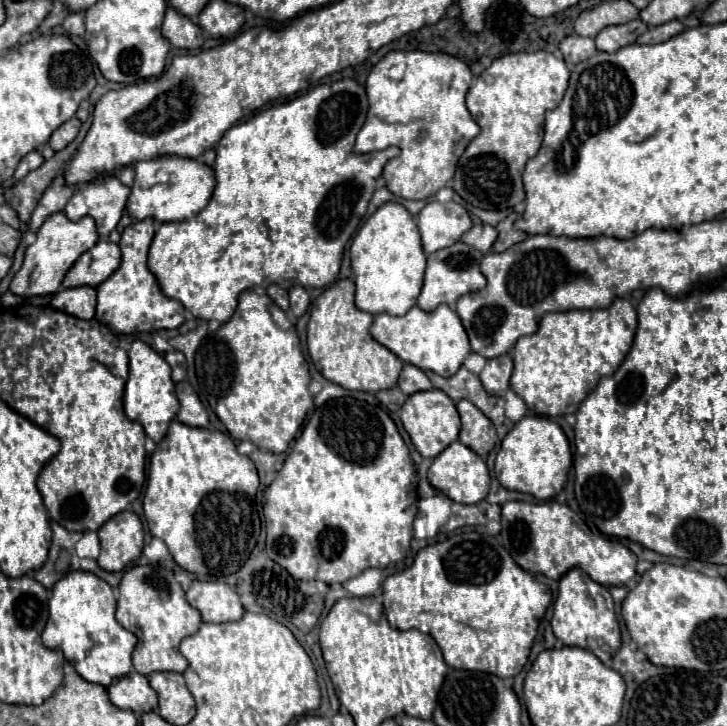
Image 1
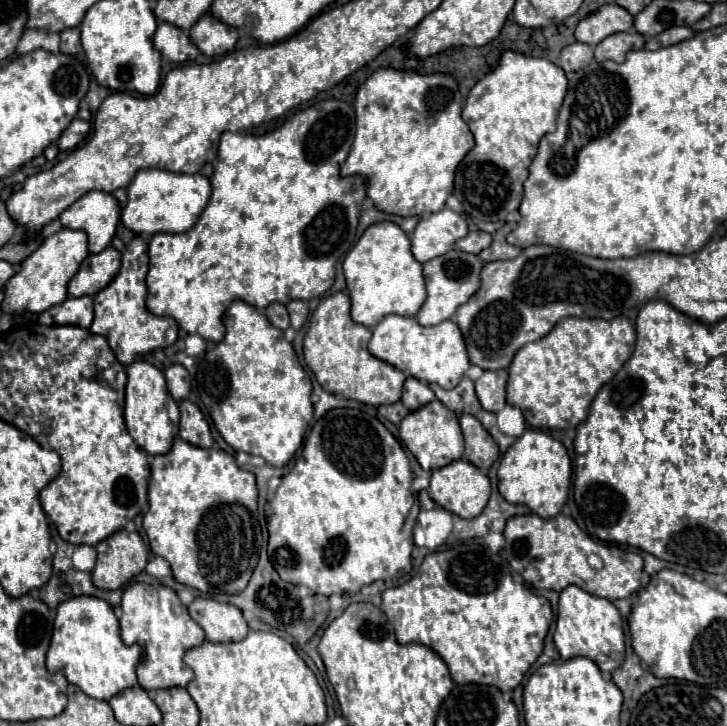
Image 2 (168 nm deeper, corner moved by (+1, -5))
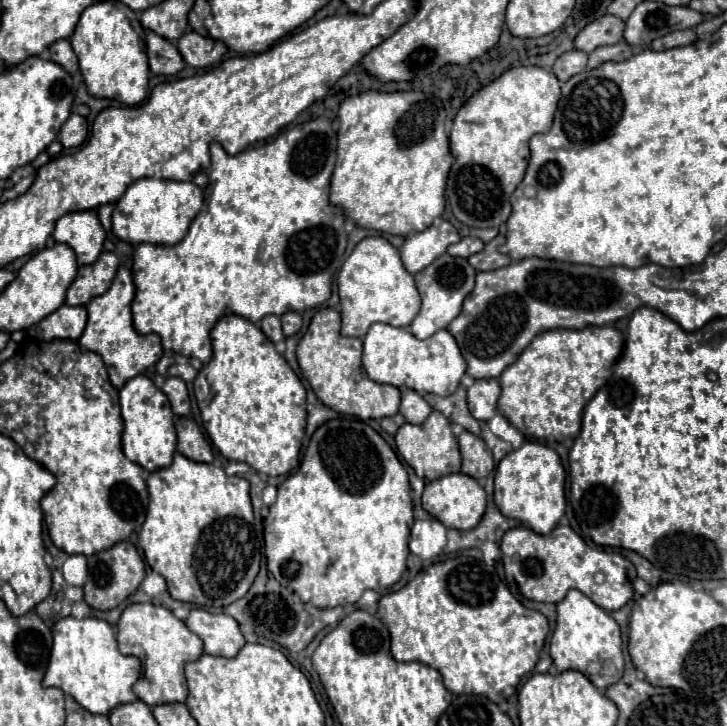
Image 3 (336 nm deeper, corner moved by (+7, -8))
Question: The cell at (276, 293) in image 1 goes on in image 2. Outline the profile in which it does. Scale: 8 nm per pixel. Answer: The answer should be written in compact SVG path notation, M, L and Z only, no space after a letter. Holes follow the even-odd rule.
M270 303L266 309L264 309L264 313L266 313L266 317L270 319L270 323L274 325L274 327L278 327L278 329L286 329L286 327L290 327L290 317L288 317L288 309L286 309L286 305L282 305L282 303Z

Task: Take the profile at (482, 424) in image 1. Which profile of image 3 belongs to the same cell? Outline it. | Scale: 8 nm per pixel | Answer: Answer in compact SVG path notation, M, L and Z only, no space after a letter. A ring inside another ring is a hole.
M462 432L458 436L458 444L462 454L462 472L466 476L480 480L480 478L486 478L494 470L492 450L484 444L482 438L470 432Z

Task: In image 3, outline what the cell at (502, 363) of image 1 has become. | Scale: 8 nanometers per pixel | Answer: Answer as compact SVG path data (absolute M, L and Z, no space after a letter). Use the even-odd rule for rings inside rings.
M476 380L468 388L468 408L476 420L490 420L496 416L496 402L500 398L500 382L492 380Z

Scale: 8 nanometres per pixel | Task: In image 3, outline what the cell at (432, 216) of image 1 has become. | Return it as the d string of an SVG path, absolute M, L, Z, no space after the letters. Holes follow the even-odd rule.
M436 220L424 232L406 238L404 246L400 248L402 264L410 274L418 274L428 264L432 264L438 256L442 256L450 244L456 244L458 240L460 236L450 222Z

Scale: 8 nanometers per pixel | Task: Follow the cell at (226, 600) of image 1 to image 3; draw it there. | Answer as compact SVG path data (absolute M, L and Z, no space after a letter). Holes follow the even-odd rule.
M204 608L190 610L186 626L204 642L204 654L234 658L246 644L238 622L228 614L214 614Z

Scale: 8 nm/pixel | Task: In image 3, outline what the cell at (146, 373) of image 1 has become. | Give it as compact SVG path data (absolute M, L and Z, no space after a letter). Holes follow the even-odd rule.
M134 376L120 390L120 406L124 420L122 448L126 458L140 464L148 472L168 468L176 452L176 428L174 428L174 412L170 408L166 394L158 390L150 378Z

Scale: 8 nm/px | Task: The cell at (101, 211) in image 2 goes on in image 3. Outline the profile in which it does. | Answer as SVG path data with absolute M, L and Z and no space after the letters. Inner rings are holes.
M84 210L84 212L70 212L62 216L56 222L52 238L54 242L68 244L76 254L76 262L84 266L96 262L96 258L102 252L106 234L96 212Z

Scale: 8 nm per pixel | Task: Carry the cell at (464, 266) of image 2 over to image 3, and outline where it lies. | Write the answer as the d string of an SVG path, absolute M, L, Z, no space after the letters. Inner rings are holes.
M442 254L428 268L418 272L414 276L414 280L416 280L416 288L422 296L422 308L420 308L418 316L414 318L414 322L410 324L412 334L420 340L426 340L434 332L446 328L460 314L464 298L474 290L474 276L476 276L476 270L468 264L468 260L454 258L450 254Z

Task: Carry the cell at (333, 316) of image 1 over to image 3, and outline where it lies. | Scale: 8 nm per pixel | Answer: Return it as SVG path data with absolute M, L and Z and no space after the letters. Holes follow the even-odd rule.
M324 308L312 318L306 334L298 342L296 356L304 378L310 382L314 394L324 402L324 406L362 420L380 420L398 412L400 390L396 386L376 384L368 378L360 360L362 342L360 338L346 338L340 334L340 312L334 308Z

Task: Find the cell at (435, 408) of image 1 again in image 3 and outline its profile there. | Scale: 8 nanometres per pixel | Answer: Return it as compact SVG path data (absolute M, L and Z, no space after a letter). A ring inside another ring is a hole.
M432 412L424 424L400 426L400 430L396 432L396 448L400 456L414 468L414 472L426 482L460 472L462 460L460 460L458 442L456 442L456 436L452 434L450 420L440 412Z

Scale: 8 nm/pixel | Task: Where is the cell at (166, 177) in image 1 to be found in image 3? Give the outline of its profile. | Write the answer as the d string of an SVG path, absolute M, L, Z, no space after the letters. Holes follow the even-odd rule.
M140 178L114 204L112 232L130 244L148 242L158 246L174 246L186 236L190 222L202 208L202 202L204 192L194 182Z

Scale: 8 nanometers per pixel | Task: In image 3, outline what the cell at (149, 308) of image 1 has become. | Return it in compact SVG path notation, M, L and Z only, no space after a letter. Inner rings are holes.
M122 266L116 272L116 278L114 278L112 286L108 288L108 292L100 294L88 302L88 306L86 306L88 324L78 340L82 352L96 352L98 356L102 356L114 388L122 388L132 376L142 374L148 366L156 364L162 356L162 344L160 344L160 338L156 334L140 336L134 330L132 310L130 310L132 298L134 298L132 272L130 272L130 268Z

